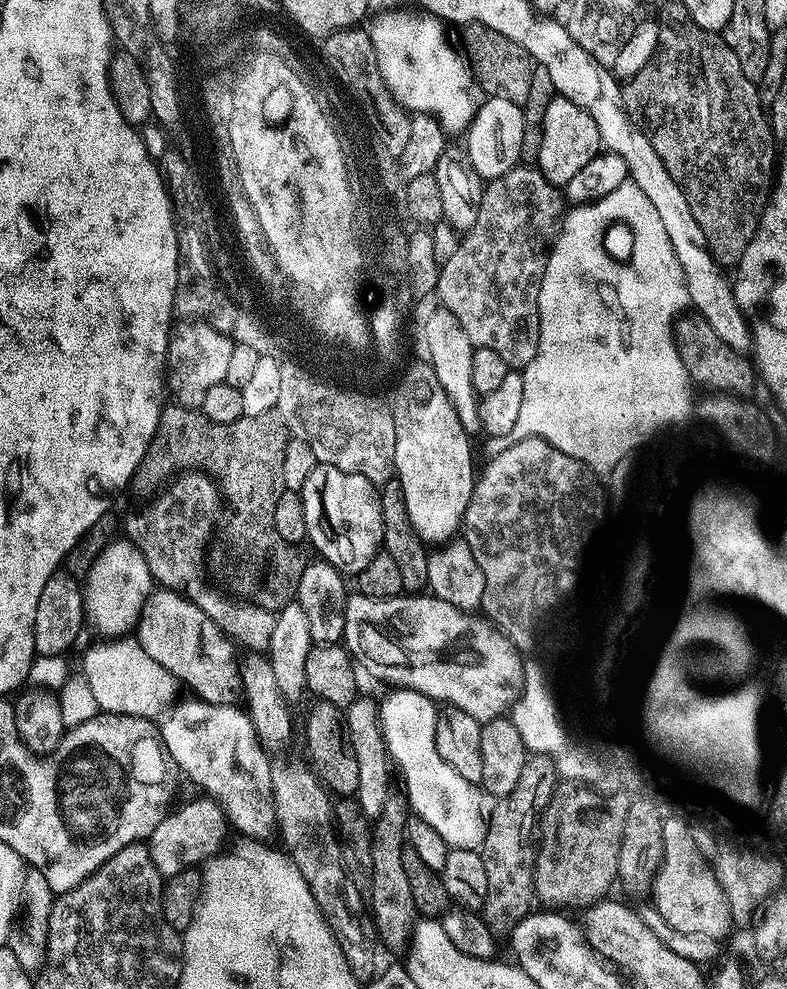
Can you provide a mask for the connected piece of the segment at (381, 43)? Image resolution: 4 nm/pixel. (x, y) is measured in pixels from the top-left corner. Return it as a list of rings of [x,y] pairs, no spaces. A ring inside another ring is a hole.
[[[428,12],[382,13],[370,27],[374,59],[399,107],[415,106],[435,118],[446,133],[463,133],[478,114],[482,89],[461,49],[448,41],[441,20]]]

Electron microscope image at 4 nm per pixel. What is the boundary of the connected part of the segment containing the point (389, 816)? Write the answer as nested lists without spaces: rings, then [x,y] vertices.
[[[389,806],[382,810],[380,816],[375,817],[372,829],[374,882],[370,893],[370,915],[376,926],[377,937],[382,941],[383,947],[385,944],[388,948],[407,949],[418,921],[414,894],[410,894],[410,881],[406,879],[406,866],[402,866],[409,819],[410,812],[407,807]]]

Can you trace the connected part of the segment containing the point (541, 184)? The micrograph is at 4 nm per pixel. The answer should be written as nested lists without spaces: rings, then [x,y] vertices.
[[[517,166],[484,185],[478,218],[470,230],[463,233],[454,254],[443,261],[435,291],[440,294],[443,307],[449,308],[462,330],[477,348],[493,348],[506,358],[510,366],[531,362],[540,337],[538,290],[542,274],[546,272],[548,254],[556,239],[560,221],[566,211],[566,200],[561,189],[550,183],[536,166]]]

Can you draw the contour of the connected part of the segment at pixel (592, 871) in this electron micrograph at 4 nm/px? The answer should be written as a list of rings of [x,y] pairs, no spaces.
[[[568,786],[565,792],[556,792],[548,809],[543,809],[538,820],[538,847],[536,849],[536,869],[534,870],[534,896],[545,909],[587,910],[600,903],[609,895],[617,883],[619,846],[626,825],[626,814],[630,810],[631,799],[626,792],[602,792],[589,786]]]

